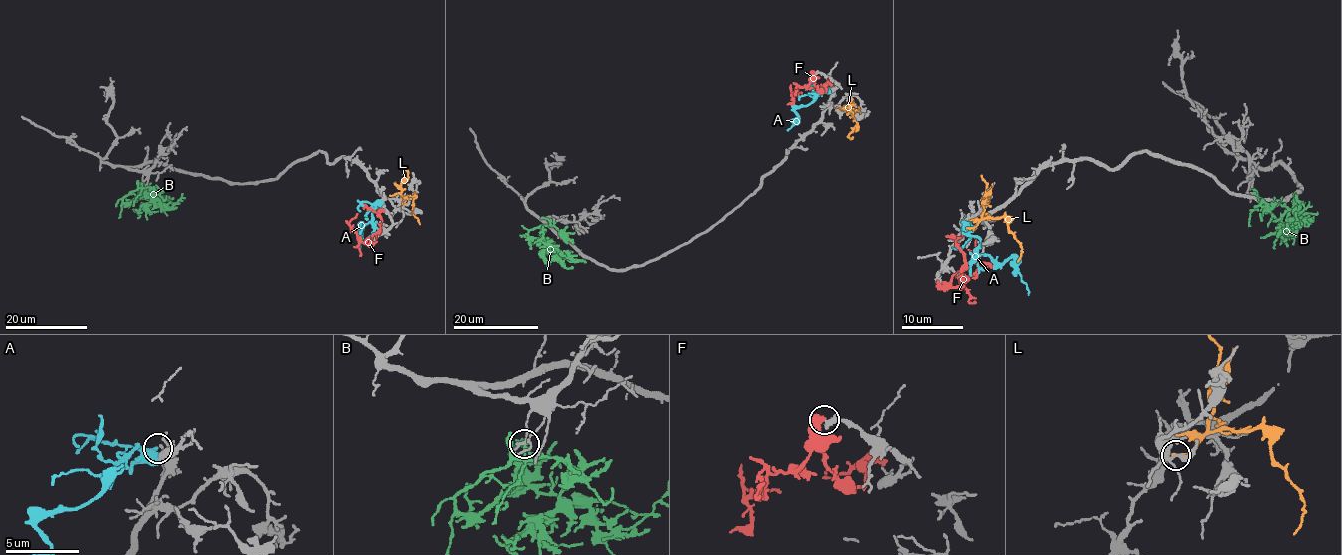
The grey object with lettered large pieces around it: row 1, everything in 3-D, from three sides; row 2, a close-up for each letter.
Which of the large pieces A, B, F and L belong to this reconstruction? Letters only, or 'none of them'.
none of them

